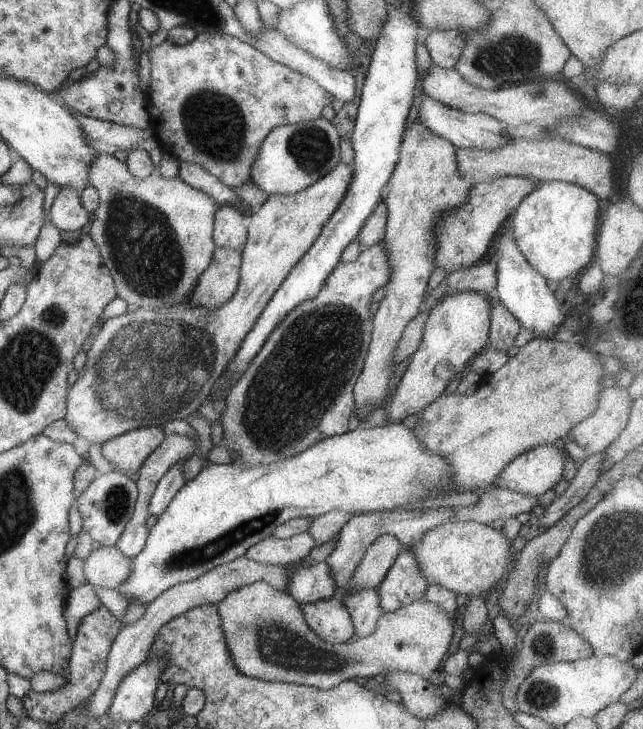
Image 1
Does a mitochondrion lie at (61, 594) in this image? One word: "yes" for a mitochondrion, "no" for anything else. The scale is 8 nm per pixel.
no

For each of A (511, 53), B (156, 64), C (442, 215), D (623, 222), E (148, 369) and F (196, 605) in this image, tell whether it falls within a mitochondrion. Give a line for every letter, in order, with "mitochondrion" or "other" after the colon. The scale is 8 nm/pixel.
A: mitochondrion
B: other
C: other
D: other
E: mitochondrion
F: other

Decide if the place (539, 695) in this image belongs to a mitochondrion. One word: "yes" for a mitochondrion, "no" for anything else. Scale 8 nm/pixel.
yes

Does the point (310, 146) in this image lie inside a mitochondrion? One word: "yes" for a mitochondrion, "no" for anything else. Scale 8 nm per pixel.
yes

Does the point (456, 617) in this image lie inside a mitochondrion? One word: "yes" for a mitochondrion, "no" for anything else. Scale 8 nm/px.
no

